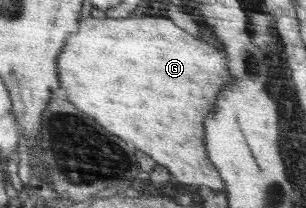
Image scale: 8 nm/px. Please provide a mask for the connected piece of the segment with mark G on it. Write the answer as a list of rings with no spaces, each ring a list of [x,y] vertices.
[[[144,16],[136,17],[124,17],[121,19],[114,19],[110,17],[96,18],[87,17],[83,18],[79,24],[80,30],[70,36],[66,41],[64,47],[62,47],[61,54],[57,56],[57,70],[58,76],[62,76],[61,90],[62,96],[66,100],[70,100],[80,112],[84,112],[86,116],[92,116],[100,126],[104,126],[108,132],[120,136],[122,140],[128,140],[132,142],[138,150],[142,150],[144,154],[148,154],[150,158],[154,158],[157,164],[166,167],[173,180],[178,180],[182,184],[196,184],[196,186],[208,186],[212,190],[222,190],[224,188],[224,182],[220,178],[220,174],[216,172],[216,168],[210,164],[208,156],[206,156],[206,148],[202,146],[204,142],[204,128],[202,128],[202,122],[204,122],[204,116],[212,110],[214,102],[216,102],[216,94],[218,90],[230,82],[228,78],[228,72],[226,72],[226,58],[222,52],[218,52],[216,48],[212,48],[210,44],[190,36],[186,30],[174,26],[174,22],[169,17],[154,17],[154,16]]]

